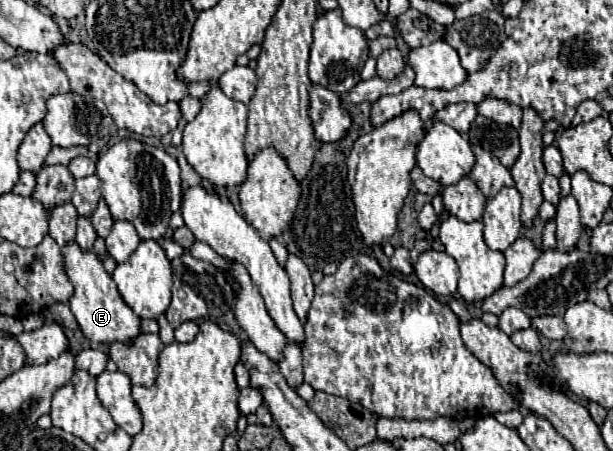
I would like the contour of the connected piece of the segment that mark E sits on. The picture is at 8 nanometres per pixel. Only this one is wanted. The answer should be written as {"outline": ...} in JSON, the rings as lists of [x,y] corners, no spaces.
{"outline":[[[69,242],[61,248],[63,268],[73,284],[73,296],[69,298],[69,308],[75,314],[83,334],[93,342],[129,342],[139,334],[139,318],[123,302],[117,284],[111,274],[105,272],[101,258],[93,250],[81,250],[77,242]]]}

